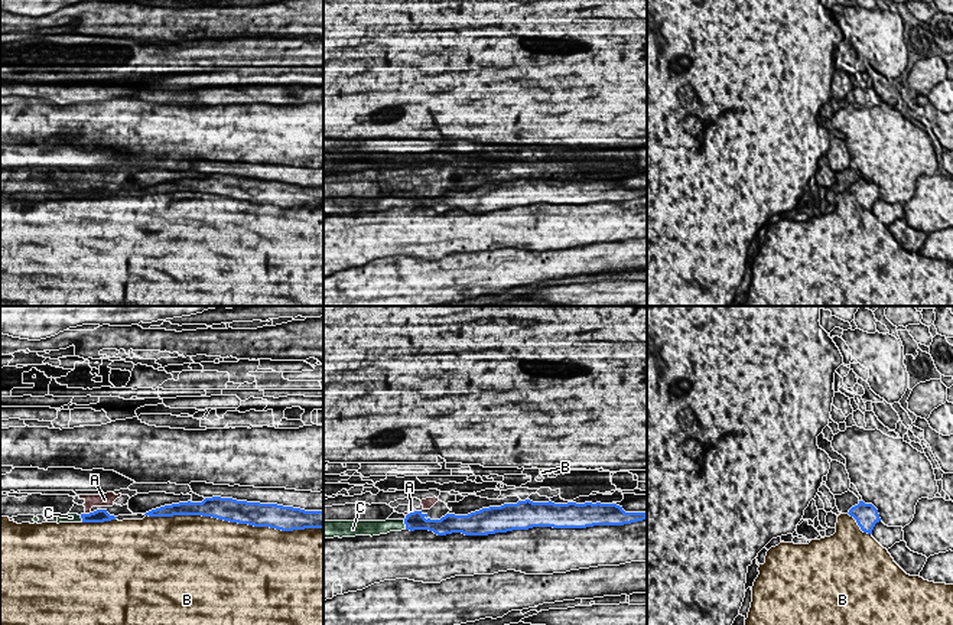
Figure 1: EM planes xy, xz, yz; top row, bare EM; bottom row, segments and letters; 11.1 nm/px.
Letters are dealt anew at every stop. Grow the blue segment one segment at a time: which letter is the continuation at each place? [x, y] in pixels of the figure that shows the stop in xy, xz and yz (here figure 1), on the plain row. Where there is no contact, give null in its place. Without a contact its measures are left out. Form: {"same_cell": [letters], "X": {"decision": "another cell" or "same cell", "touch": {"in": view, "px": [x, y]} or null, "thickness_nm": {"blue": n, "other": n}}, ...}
{"same_cell": ["C"], "A": {"decision": "another cell", "touch": {"in": "xy", "px": [87, 191]}, "thickness_nm": {"blue": 160, "other": 160}}, "B": {"decision": "another cell", "touch": {"in": "xy", "px": [234, 198]}, "thickness_nm": {"blue": 260, "other": 480}}, "C": {"decision": "same cell", "touch": {"in": "xz", "px": [405, 199]}, "thickness_nm": {"blue": 200, "other": 160}}}

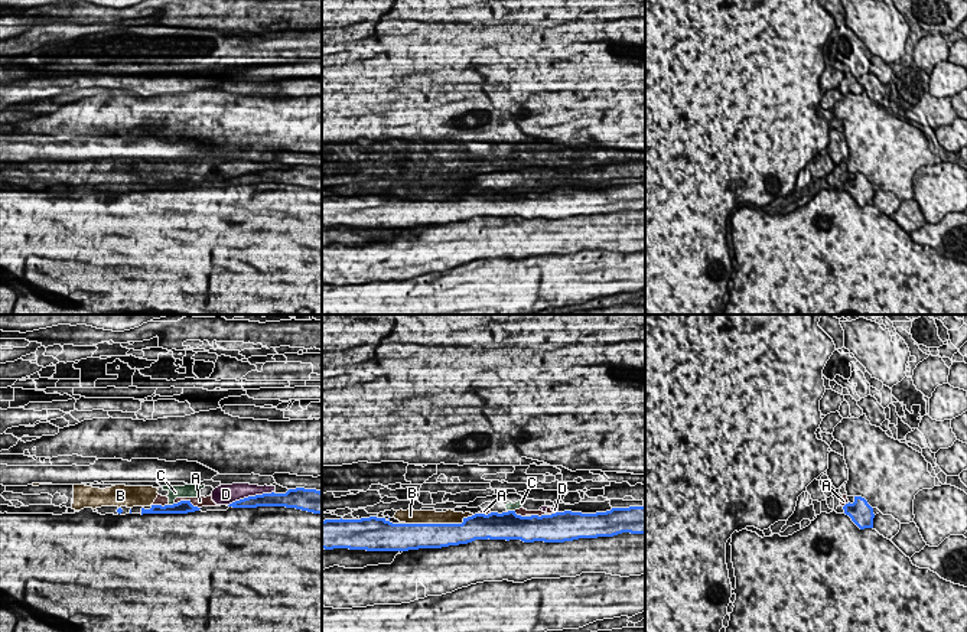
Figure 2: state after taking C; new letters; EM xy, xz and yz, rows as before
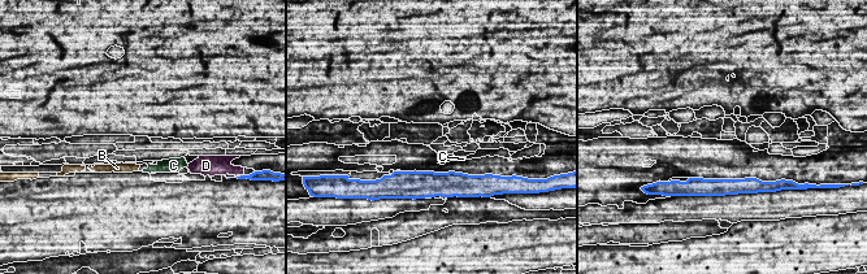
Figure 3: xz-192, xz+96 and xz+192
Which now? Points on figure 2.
{"same_cell": [], "A": {"decision": "another cell", "touch": {"in": "xy", "px": [188, 178]}, "thickness_nm": {"blue": 160, "other": 130}}, "B": {"decision": "another cell", "touch": {"in": "xz", "px": [439, 201]}, "thickness_nm": {"blue": 280, "other": 160}}, "C": {"decision": "another cell", "touch": {"in": "xz", "px": [511, 188]}, "thickness_nm": {"blue": 320, "other": 100}}, "D": {"decision": "another cell", "touch": {"in": "xy", "px": [250, 173]}, "thickness_nm": {"blue": 160, "other": 220}}}

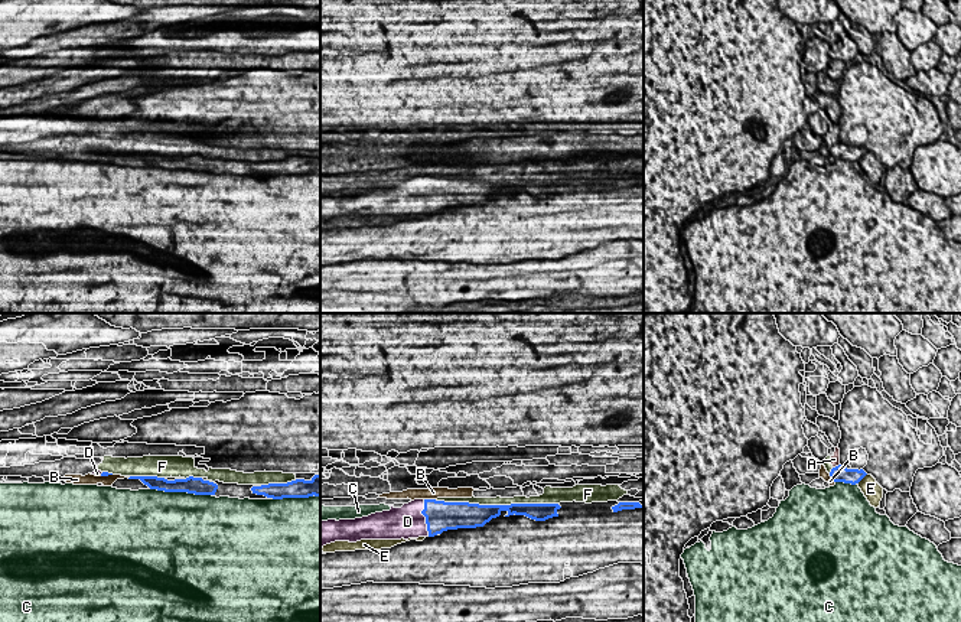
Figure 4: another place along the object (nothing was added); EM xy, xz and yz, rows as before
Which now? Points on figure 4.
{"same_cell": ["D"], "A": {"decision": "another cell", "touch": {"in": "yz", "px": [836, 143]}, "thickness_nm": {"blue": 190, "other": 100}}, "B": {"decision": "another cell", "touch": {"in": "xz", "px": [430, 176]}, "thickness_nm": {"blue": 340, "other": 130}}, "C": {"decision": "another cell", "touch": {"in": "xy", "px": [181, 168]}, "thickness_nm": {"blue": 190, "other": 480}}, "D": {"decision": "same cell", "touch": {"in": "xz", "px": [426, 195]}, "thickness_nm": {"blue": 340, "other": 360}}, "E": {"decision": "another cell", "touch": {"in": "yz", "px": [862, 155]}, "thickness_nm": {"blue": 190, "other": 200}}, "F": {"decision": "another cell", "touch": {"in": "xz", "px": [497, 182]}, "thickness_nm": {"blue": 240, "other": 100}}}

